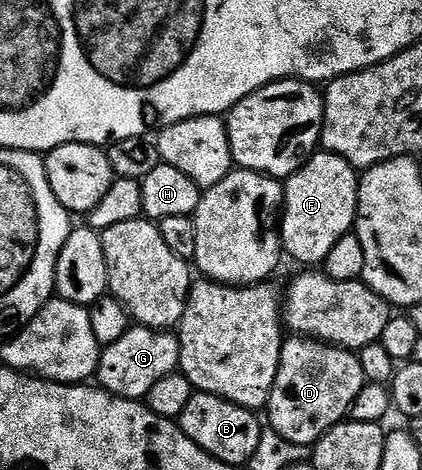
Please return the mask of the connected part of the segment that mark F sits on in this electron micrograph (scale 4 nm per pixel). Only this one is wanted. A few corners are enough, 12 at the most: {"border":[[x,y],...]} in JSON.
{"border":[[326,149],[287,176],[281,247],[319,265],[352,234],[359,175]]}

